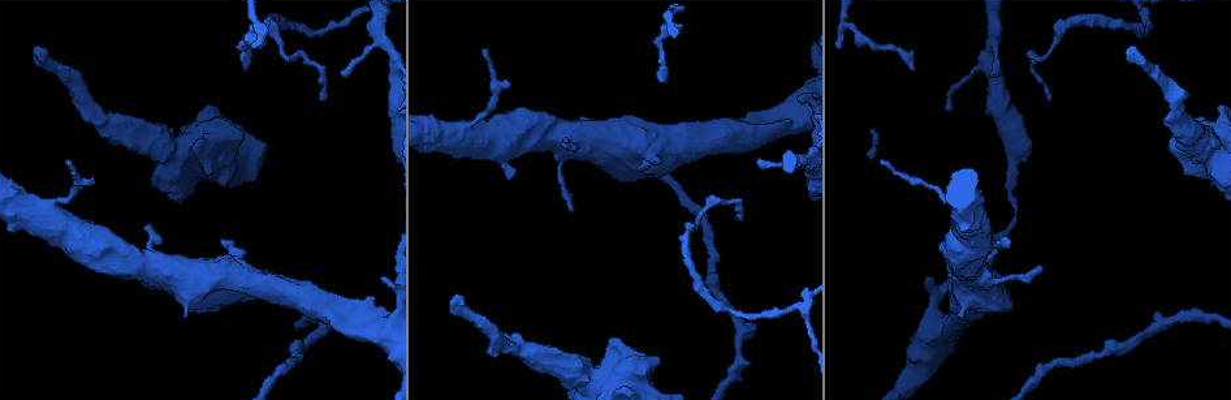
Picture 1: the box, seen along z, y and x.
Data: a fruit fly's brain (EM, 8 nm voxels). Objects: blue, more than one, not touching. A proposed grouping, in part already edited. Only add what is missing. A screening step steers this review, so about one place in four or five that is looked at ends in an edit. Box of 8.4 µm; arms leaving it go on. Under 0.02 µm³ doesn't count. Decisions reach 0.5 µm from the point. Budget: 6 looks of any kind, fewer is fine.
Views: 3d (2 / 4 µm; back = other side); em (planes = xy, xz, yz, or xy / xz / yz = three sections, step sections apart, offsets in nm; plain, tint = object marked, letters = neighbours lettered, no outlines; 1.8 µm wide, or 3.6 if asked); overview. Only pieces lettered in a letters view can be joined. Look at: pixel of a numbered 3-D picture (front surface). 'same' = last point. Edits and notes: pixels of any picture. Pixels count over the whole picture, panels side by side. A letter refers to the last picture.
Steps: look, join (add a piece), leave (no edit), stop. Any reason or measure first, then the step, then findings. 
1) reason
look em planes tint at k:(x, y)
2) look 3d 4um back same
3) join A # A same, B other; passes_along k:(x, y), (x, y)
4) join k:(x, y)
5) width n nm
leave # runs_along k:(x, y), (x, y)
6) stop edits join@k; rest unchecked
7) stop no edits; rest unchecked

thick turns thin
look 3d 4um at 1:(691, 226)

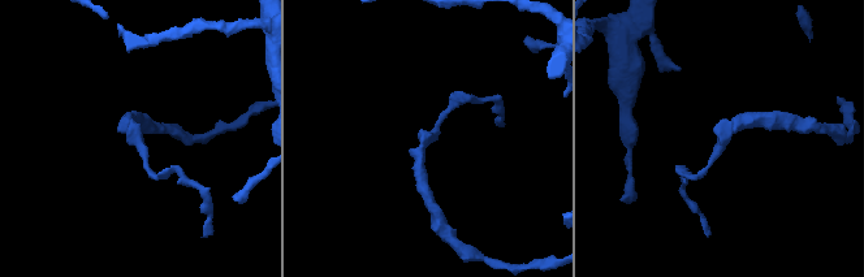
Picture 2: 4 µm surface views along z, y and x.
shape alone is not enough
look em xy step 16 tint at 2:(724, 139)

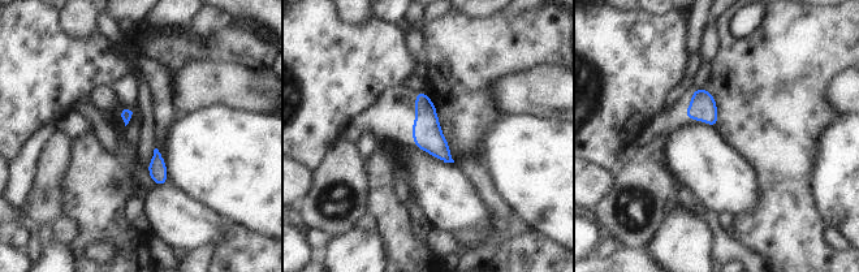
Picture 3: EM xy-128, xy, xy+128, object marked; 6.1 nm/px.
look em planes letters same

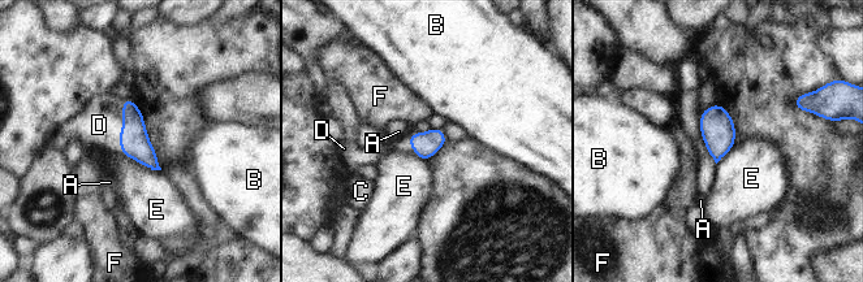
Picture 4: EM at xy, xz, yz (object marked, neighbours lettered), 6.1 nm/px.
width 160 nm
join D # A other, B other, C other, D same, E other, F other; passes_along 4:(134, 142), (124, 122), (99, 125); the neuron continues

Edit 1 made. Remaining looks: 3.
tapers out
look em xy step 4 tint at 1:(1040, 265)

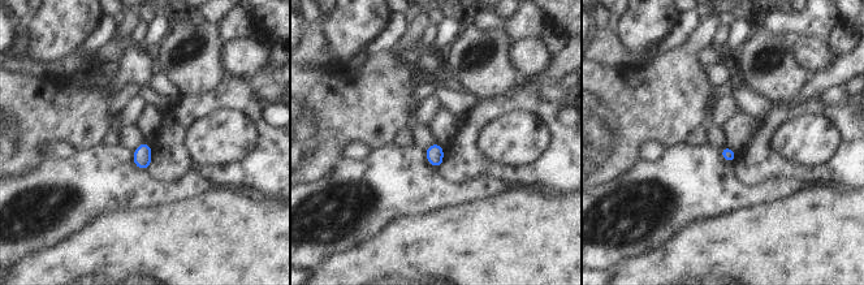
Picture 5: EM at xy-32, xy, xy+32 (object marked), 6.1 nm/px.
look em xy step 4 letters same

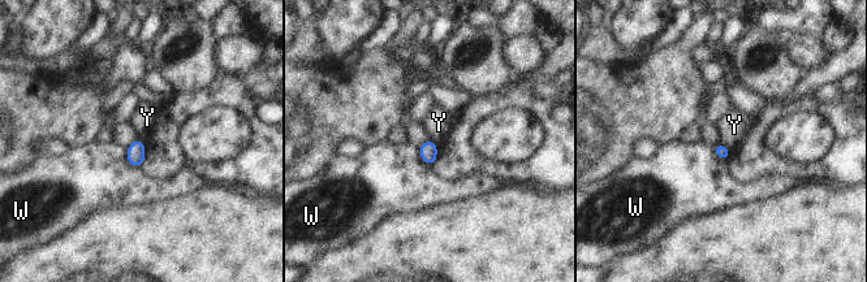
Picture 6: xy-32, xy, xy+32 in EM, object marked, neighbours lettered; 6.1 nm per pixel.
leave # W other, Y other; no lettered piece goes on from it

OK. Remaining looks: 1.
end of a long branch
look em 3.6um planes letters at 1:(453, 300)

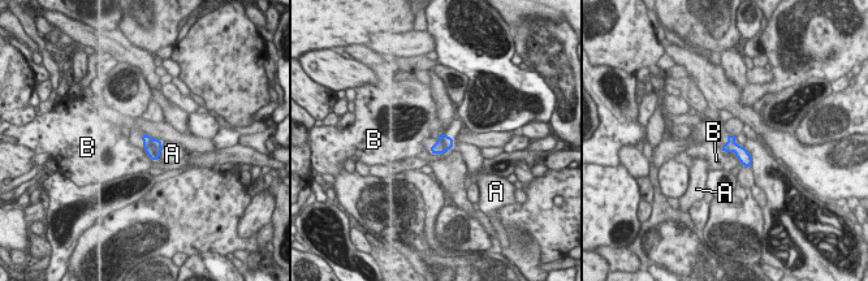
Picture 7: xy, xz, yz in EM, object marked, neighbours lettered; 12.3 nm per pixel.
leave # A other, B other; none of them fits

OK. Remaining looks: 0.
stop edits join@4; rest unchecked

